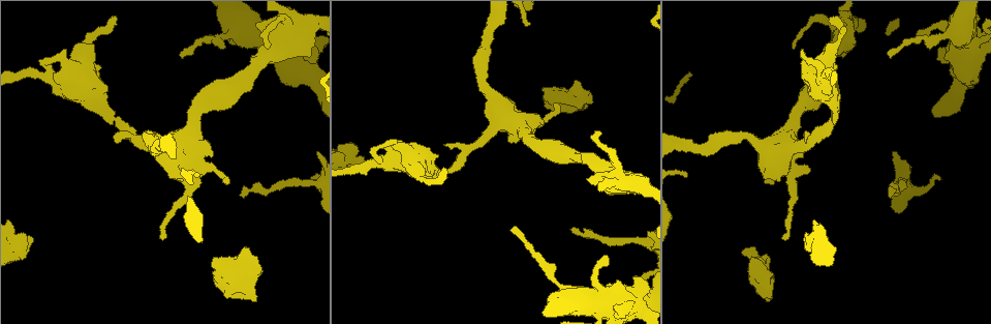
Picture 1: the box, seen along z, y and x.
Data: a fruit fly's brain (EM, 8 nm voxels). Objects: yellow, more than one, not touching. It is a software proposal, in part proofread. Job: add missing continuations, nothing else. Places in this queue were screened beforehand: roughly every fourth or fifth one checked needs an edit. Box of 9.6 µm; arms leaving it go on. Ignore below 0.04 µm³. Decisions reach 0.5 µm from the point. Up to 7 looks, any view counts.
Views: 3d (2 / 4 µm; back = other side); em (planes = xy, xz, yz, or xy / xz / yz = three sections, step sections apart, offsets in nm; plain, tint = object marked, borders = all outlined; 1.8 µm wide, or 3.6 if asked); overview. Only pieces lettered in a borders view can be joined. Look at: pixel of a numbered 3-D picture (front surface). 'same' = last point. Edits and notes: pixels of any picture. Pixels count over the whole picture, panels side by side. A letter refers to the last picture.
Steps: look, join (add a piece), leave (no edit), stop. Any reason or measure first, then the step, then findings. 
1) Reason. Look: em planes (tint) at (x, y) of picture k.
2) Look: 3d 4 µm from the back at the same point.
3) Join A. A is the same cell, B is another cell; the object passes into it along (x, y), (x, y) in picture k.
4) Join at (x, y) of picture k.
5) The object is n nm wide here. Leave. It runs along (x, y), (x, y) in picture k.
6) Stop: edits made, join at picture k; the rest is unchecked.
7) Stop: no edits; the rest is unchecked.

An open end. Look: em planes (borders) at (766, 301) of picture 1.

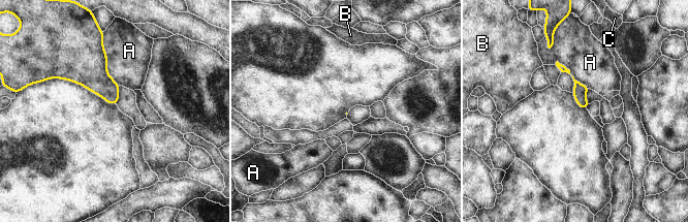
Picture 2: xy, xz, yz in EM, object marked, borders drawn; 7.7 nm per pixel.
Leave. A, B and C are other cells; a border runs along (103, 37), (106, 71), (120, 85) in picture 2; none of them fits.

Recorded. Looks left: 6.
An open end. Look: 3d 4 µm at (890, 196) of picture 1.

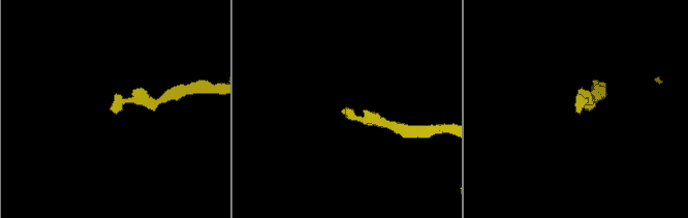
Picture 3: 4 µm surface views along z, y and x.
Look: em planes (plain) at (117, 113) of picture 3.

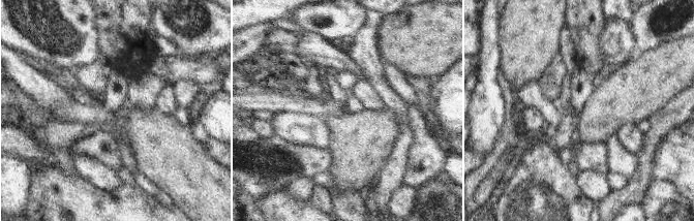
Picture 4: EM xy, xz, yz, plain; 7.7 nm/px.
Look: em planes (borders) at the same point.

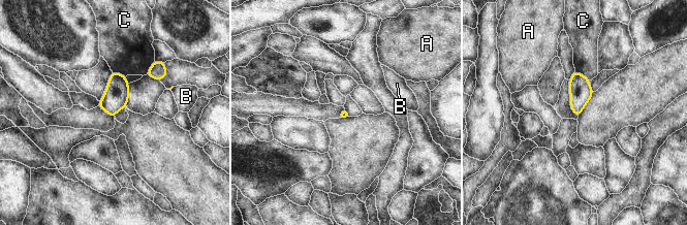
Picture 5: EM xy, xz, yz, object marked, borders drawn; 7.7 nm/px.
Leave. A, B and C are other cells; no lettered piece goes on from it.

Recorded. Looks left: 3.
Tapers out. Look: em planes (borders) at (644, 277) of picture 1.

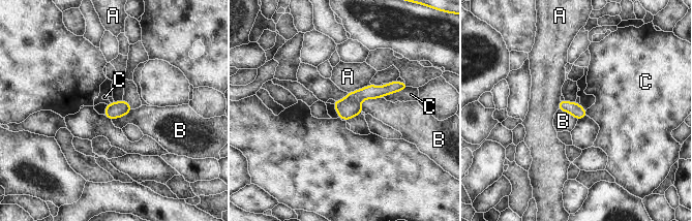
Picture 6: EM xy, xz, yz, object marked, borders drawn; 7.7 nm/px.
Leave. A, B and C are other cells; a border runs along (381, 97), (362, 100), (362, 112) in picture 6; no lettered piece goes on from it.

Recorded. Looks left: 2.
Stop: no edits; the rest is unchecked.

